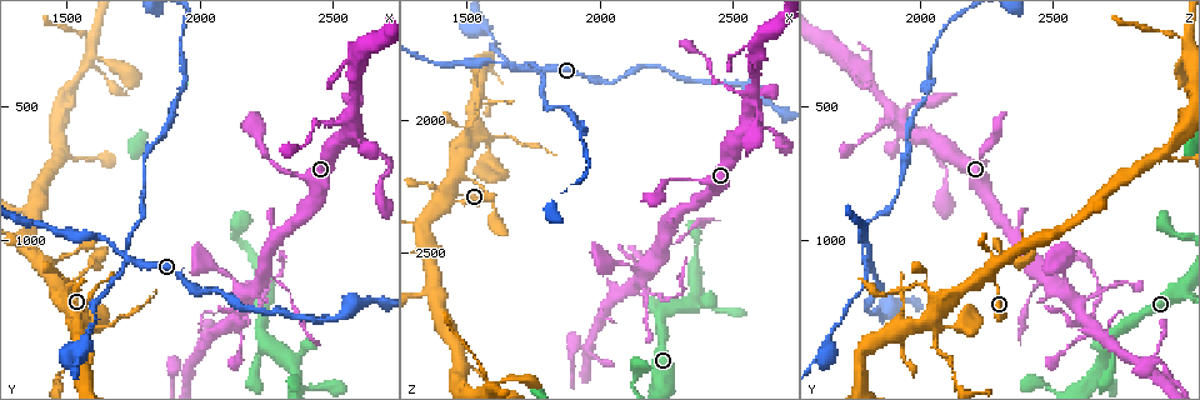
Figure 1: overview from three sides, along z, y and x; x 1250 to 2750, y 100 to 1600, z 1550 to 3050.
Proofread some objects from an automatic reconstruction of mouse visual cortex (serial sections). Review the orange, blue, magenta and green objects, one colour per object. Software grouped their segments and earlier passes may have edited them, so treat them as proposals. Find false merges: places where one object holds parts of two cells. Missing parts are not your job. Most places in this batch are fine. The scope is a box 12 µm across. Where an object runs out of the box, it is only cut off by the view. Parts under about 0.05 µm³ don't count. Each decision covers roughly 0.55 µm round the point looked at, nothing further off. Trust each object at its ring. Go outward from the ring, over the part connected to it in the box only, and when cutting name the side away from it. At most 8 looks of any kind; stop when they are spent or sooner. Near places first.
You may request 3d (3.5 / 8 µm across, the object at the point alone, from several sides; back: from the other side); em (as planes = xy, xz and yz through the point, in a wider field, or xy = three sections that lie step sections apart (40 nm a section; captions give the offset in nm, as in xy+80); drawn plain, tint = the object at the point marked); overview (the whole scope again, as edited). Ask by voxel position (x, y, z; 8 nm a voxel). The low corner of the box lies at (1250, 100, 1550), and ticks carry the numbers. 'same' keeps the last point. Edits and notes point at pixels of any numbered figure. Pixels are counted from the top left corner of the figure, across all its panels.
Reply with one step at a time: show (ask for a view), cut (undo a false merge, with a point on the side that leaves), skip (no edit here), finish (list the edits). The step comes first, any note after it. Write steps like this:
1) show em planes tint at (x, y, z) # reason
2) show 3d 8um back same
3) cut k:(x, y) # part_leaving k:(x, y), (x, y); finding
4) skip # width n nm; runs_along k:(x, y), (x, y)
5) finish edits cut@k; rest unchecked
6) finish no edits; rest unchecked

show 3d 3.5um back at (1730, 1070, 1800) # four or more arms meet

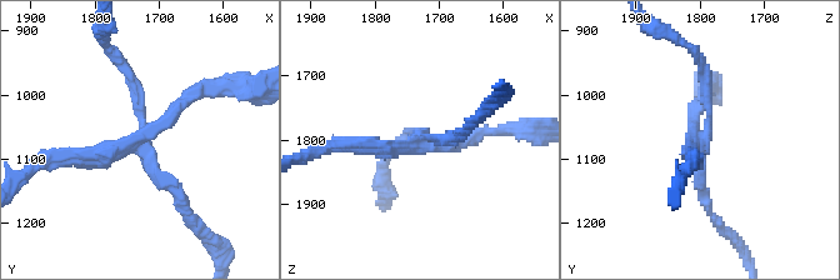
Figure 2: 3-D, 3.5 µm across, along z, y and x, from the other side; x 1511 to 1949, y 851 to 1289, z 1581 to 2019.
show em xy step 1 tint at (1740, 1075, 1800) # arms 4; arm_widths 150, 150, 200, 200 nm; shape alone is not enough

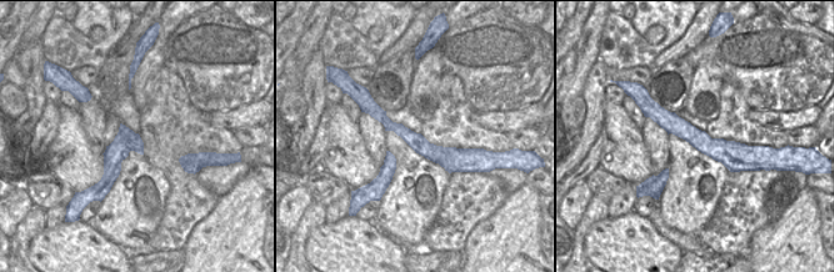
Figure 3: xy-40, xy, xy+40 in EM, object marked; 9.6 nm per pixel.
cut 2:(184, 211) # two cells meet here

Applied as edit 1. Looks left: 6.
show overview # redraw

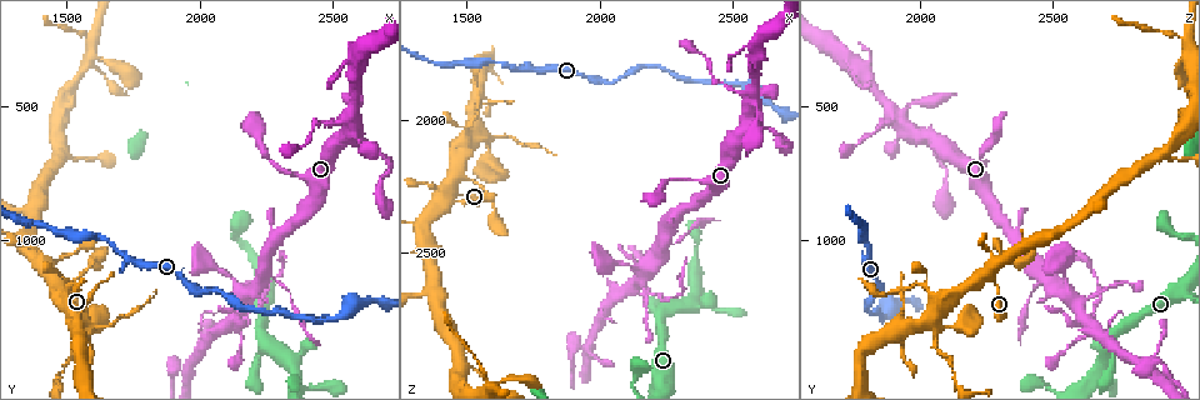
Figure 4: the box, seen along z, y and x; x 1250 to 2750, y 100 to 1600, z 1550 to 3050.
show 3d 8um at (1450, 1140, 2260) # thin neck

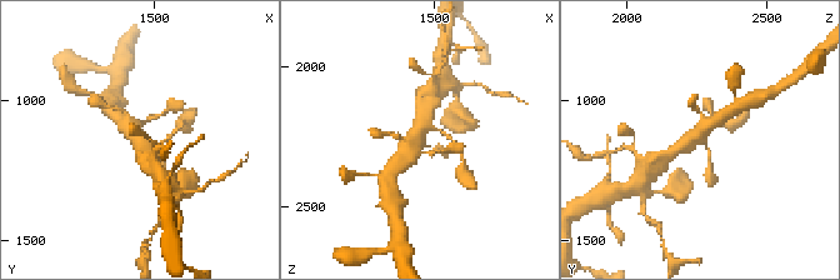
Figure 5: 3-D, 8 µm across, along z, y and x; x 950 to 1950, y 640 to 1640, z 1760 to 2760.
show 3d 3.5um at (1460, 1130, 2260) # zoom in

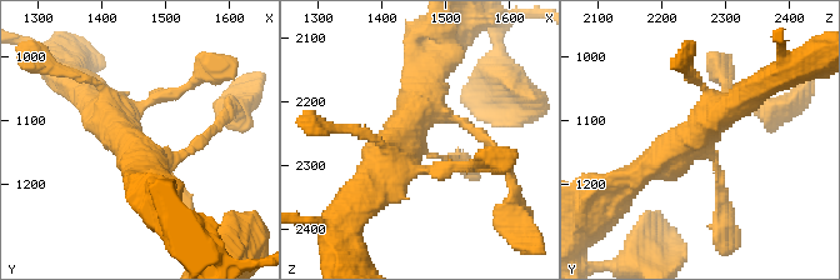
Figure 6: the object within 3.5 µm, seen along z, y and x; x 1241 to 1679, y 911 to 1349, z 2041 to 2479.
skip # runs_along 6:(184, 204), (169, 178), (88, 96); continuous, no second cell

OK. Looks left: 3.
show 3d 3.5um at (1480, 670, 2910) # three-way junction

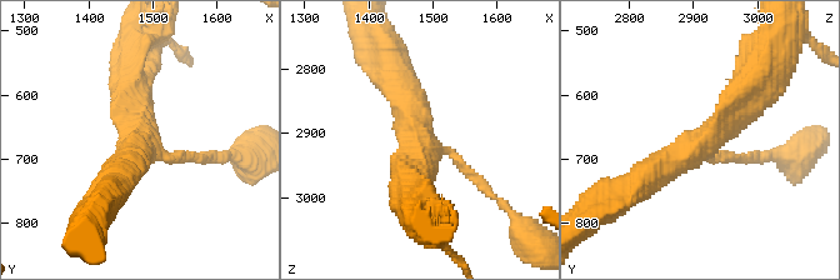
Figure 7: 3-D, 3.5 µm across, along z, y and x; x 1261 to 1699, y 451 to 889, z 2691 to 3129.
show em xy step 1 tint at (1480, 680, 2920) # arms 3; arm_widths 150, 400, 400 nm

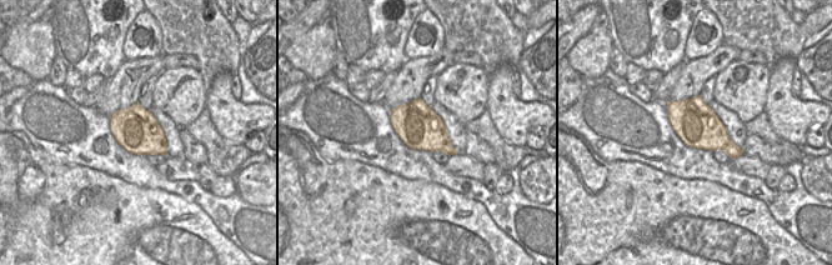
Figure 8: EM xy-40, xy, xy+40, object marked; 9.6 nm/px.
skip # runs_along 7:(640, 184), (704, 145), (759, 84); all the same cell

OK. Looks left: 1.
finish edits cut@2; rest unchecked

